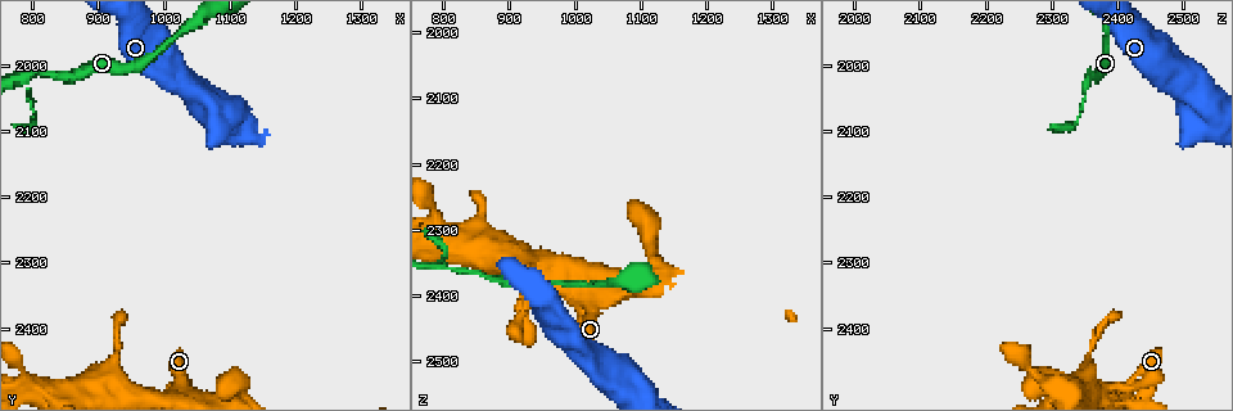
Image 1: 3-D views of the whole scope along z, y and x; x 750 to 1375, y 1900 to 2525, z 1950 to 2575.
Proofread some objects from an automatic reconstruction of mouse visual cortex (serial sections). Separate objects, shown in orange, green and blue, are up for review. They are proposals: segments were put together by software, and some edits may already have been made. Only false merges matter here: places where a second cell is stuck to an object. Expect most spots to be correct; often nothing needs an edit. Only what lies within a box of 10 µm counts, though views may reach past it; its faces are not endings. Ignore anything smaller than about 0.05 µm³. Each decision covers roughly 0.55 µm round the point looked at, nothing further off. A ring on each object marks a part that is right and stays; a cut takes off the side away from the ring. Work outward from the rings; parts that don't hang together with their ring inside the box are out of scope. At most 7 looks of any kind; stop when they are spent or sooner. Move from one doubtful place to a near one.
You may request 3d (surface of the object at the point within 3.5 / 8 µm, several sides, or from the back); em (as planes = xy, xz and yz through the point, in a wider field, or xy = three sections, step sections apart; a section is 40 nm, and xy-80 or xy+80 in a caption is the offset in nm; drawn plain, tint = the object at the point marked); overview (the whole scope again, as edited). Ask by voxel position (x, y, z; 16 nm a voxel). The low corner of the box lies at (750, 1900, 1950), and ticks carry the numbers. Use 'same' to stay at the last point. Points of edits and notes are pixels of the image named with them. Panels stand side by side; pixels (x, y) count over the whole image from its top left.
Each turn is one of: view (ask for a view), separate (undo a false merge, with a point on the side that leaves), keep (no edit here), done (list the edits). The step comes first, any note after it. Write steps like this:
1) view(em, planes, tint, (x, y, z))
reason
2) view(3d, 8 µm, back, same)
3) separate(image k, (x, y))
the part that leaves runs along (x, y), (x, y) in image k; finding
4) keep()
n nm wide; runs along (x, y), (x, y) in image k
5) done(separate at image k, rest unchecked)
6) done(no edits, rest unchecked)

view(3d, 3.5 µm, (1080, 2105, 2520))
calibre changes

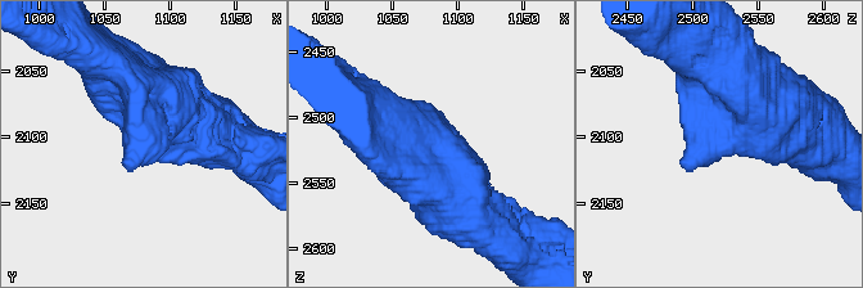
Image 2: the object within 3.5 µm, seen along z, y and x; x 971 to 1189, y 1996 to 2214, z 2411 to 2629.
view(em, xy, step 3, tint, (1084, 2100, 2512))

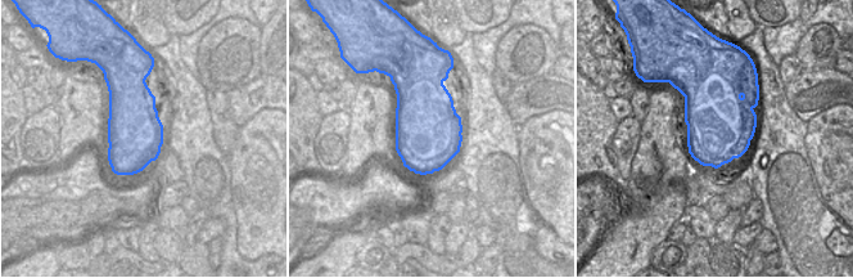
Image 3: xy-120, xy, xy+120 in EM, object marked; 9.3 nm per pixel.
keep()
runs along (727, 73), (746, 93), (687, 167) in image 2; continuous, no second cell

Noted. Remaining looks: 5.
view(3d, 8 µm, (910, 2485, 2345))
abrupt turn

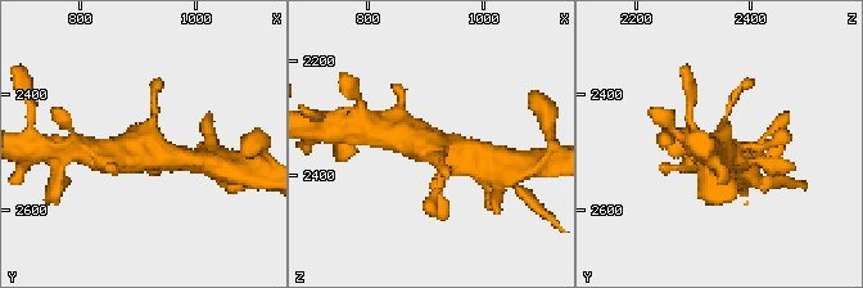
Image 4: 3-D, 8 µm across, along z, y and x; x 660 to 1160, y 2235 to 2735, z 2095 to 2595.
view(3d, 3.5 µm, same)

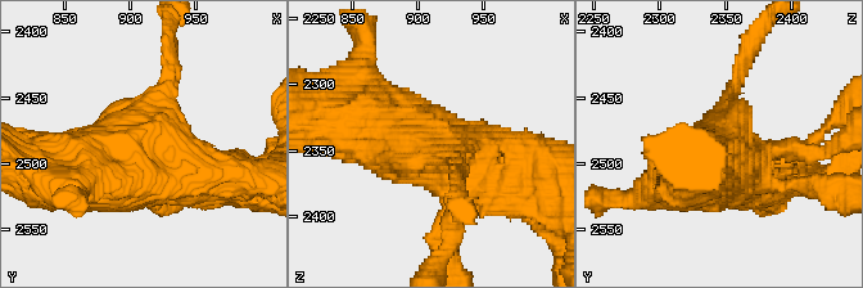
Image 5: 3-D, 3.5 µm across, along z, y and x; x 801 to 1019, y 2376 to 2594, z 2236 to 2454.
view(em, planes, tint, (912, 2480, 2346))
need the tissue

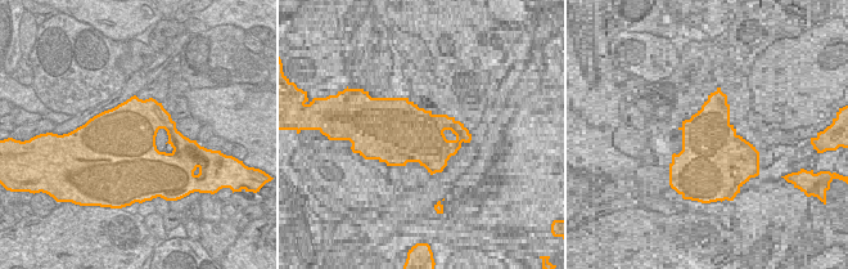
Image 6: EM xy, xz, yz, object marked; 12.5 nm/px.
keep()
runs along (443, 148), (321, 125) in image 5; one cell here

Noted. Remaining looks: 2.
view(3d, 3.5 µm, (795, 2480, 2290))
thick turns thin

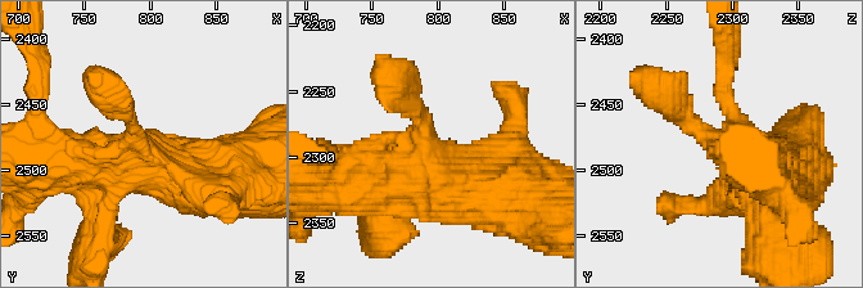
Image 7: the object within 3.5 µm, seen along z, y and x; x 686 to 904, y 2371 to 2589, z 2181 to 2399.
view(em, xy, step 3, tint, (790, 2482, 2290))
now the EM

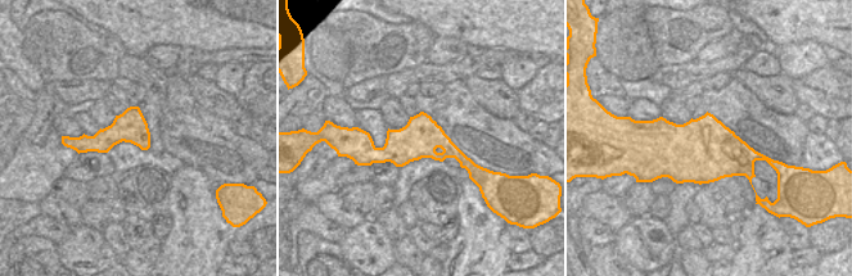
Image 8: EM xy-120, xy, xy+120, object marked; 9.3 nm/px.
keep()
runs along (473, 198), (425, 169), (393, 86) in image 7; one cell here

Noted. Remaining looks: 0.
done(no edits, rest unchecked)

